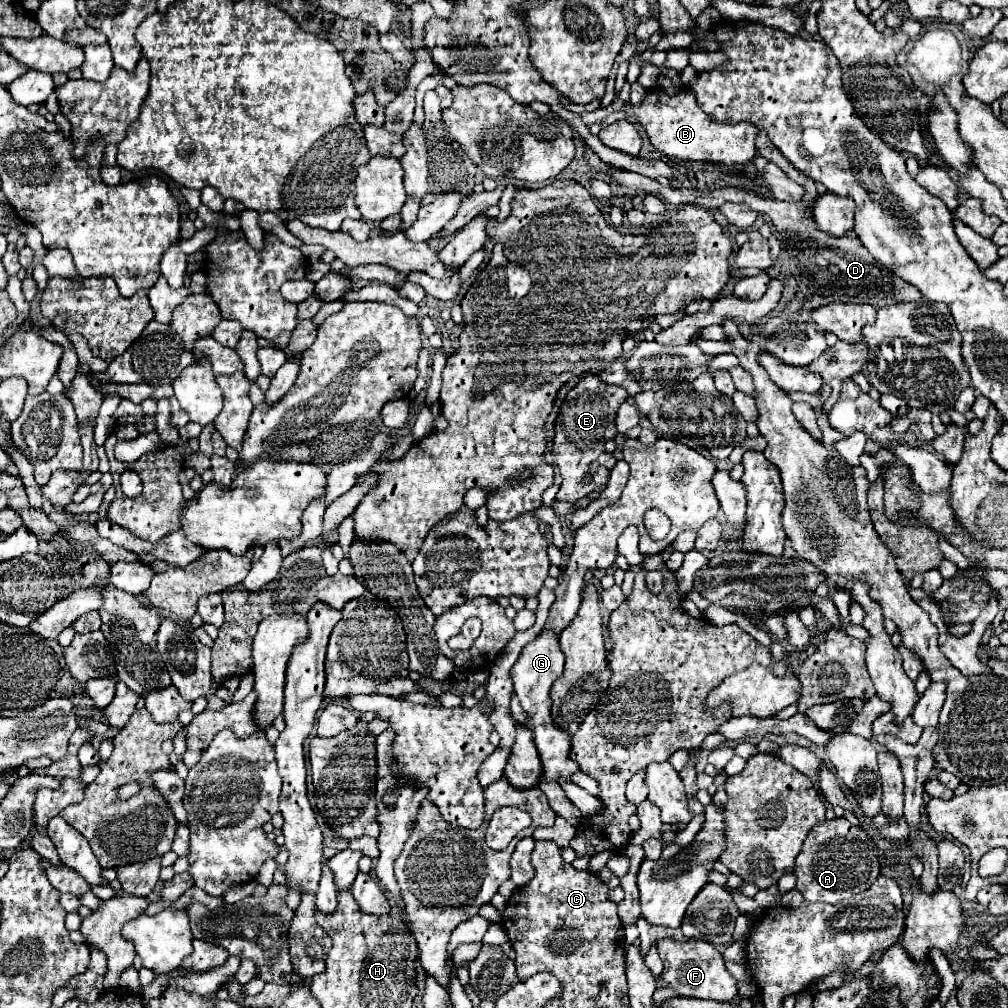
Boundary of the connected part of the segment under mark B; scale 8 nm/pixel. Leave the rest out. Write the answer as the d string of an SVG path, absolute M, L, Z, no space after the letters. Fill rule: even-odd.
M682 87L676 95L666 95L660 89L646 93L642 105L634 107L638 123L646 129L650 143L656 151L684 161L712 161L724 165L740 165L748 163L756 155L756 135L758 129L748 123L736 125L720 125L710 117L700 113L696 99Z

